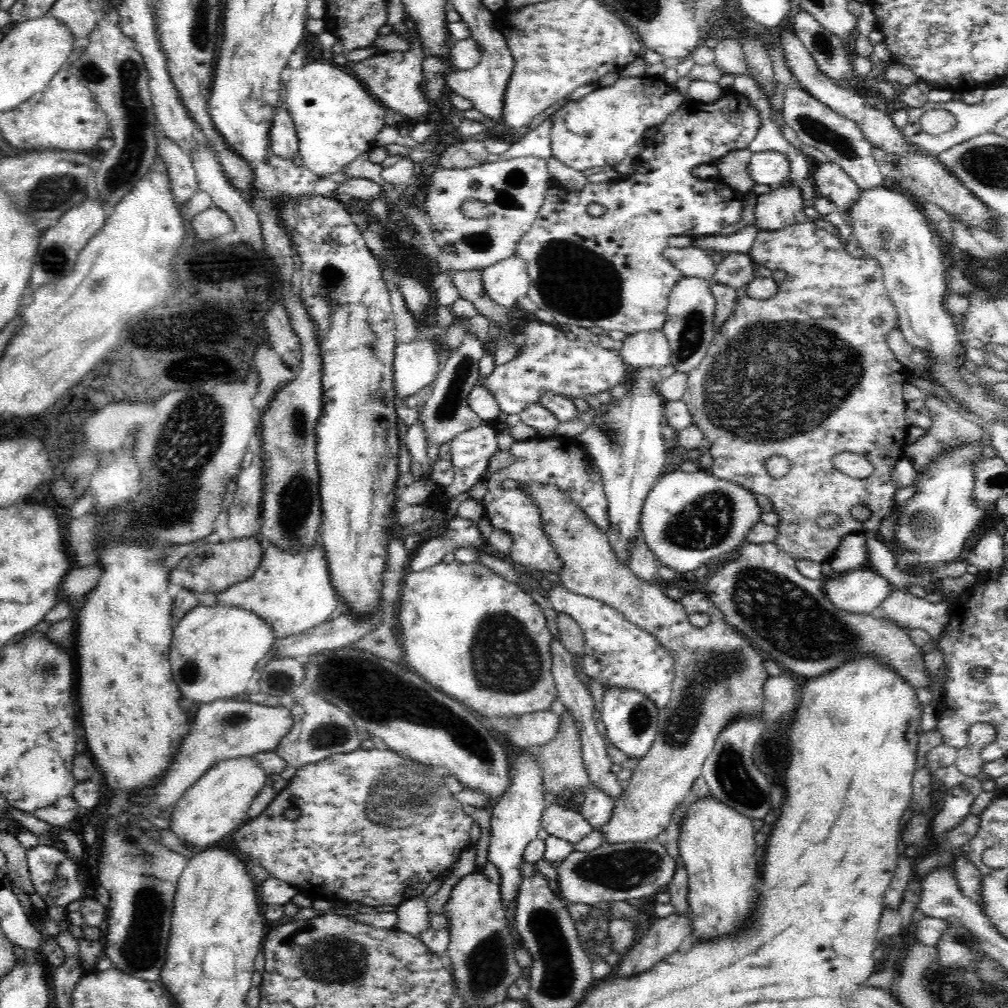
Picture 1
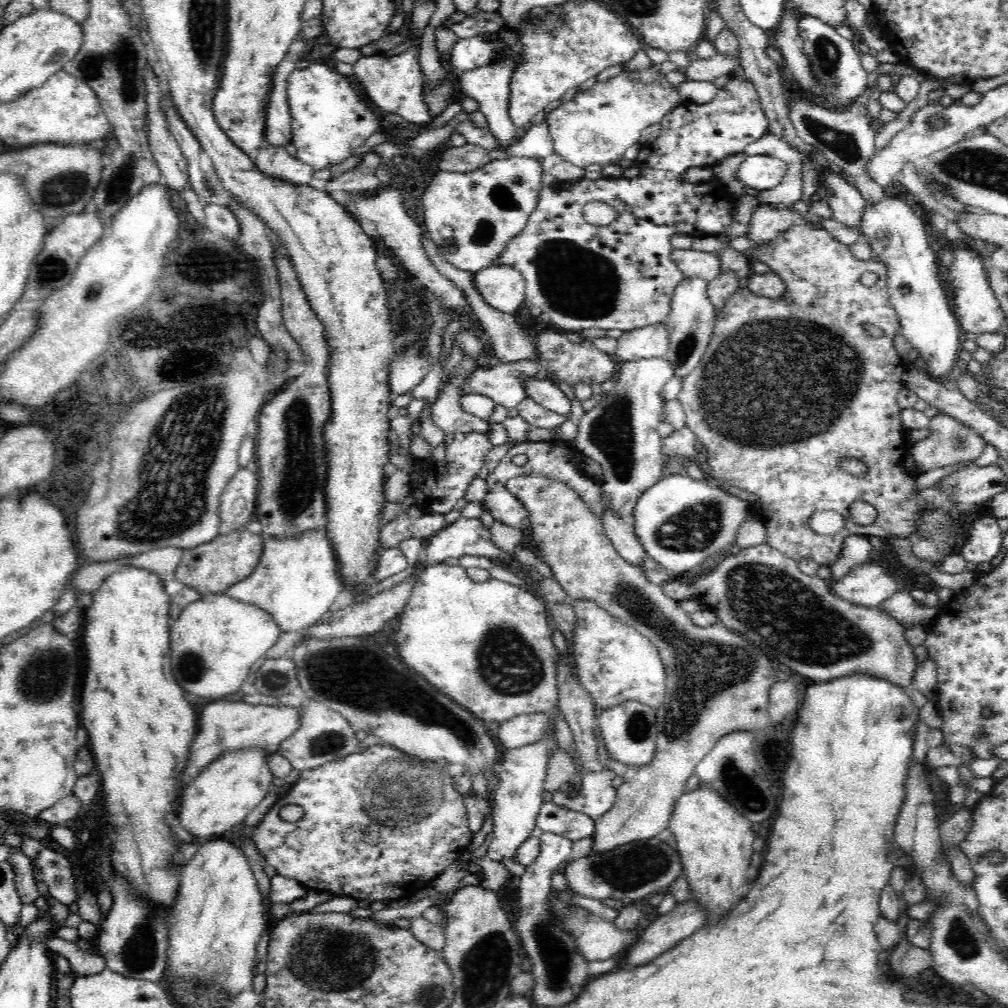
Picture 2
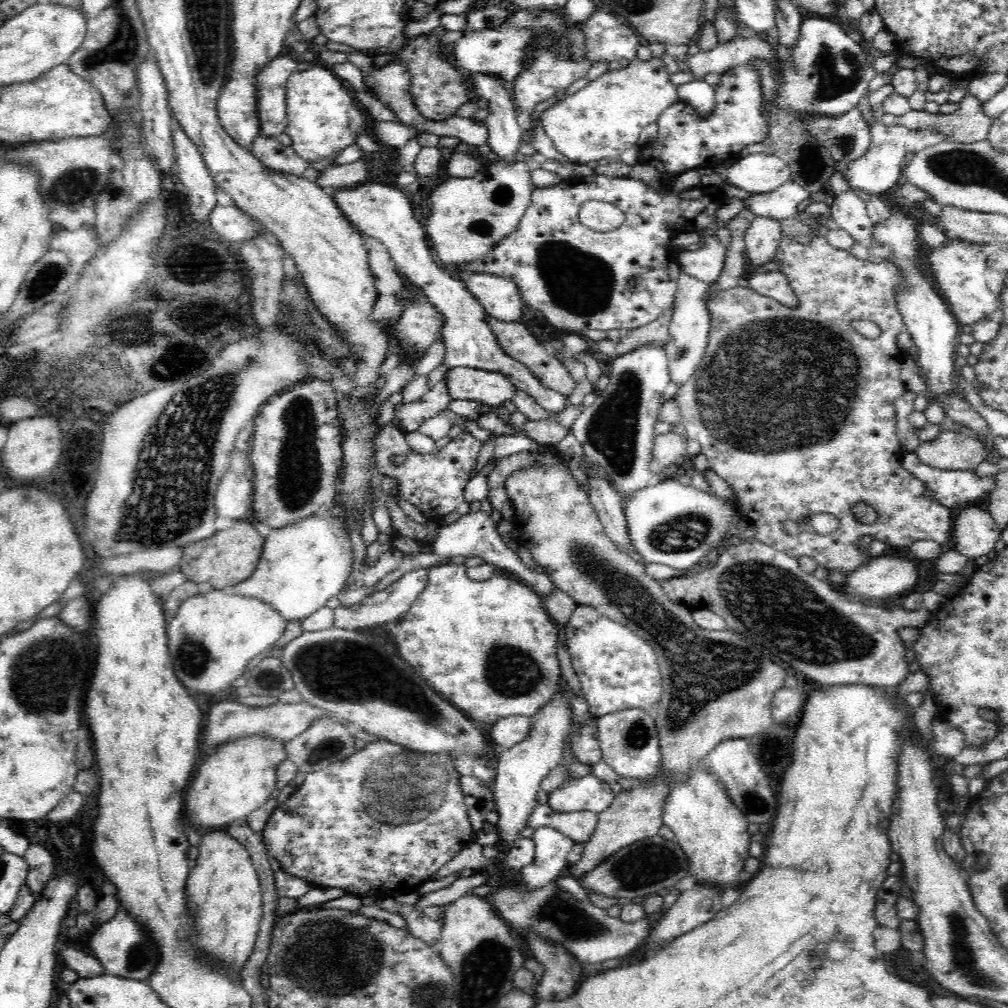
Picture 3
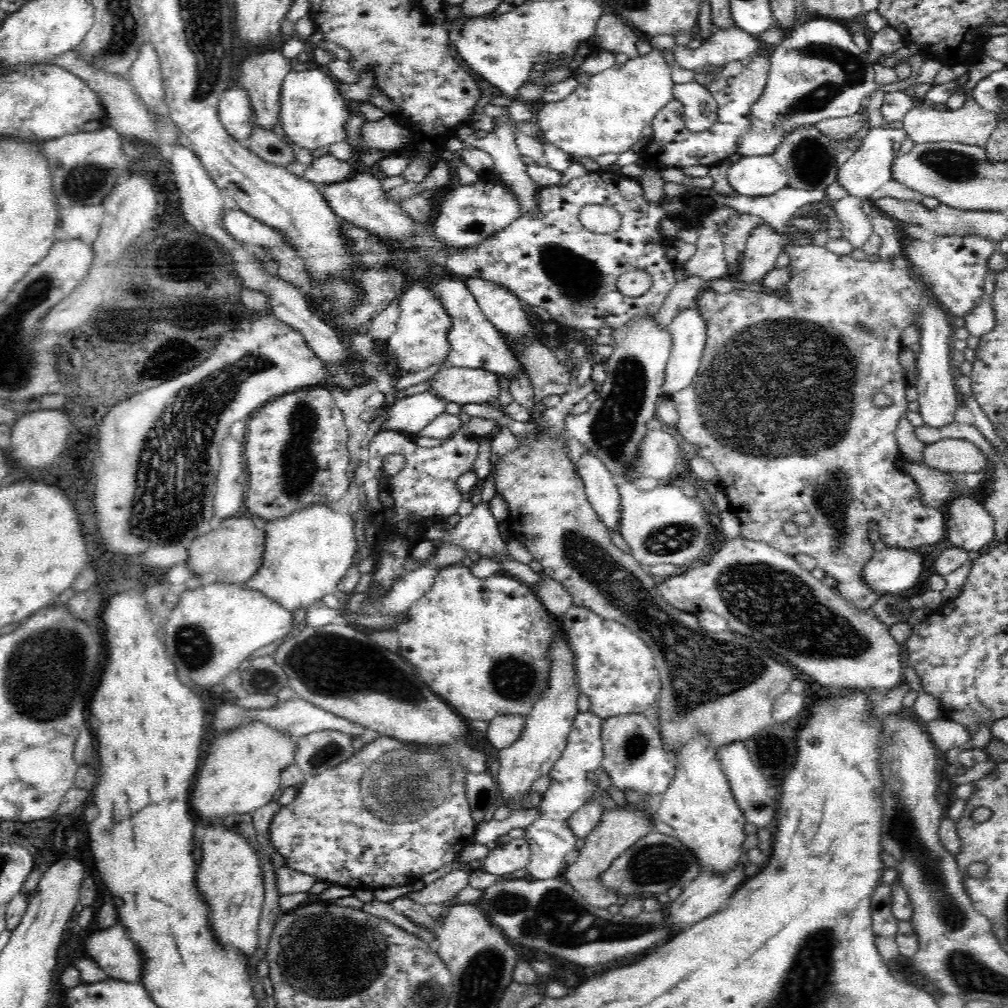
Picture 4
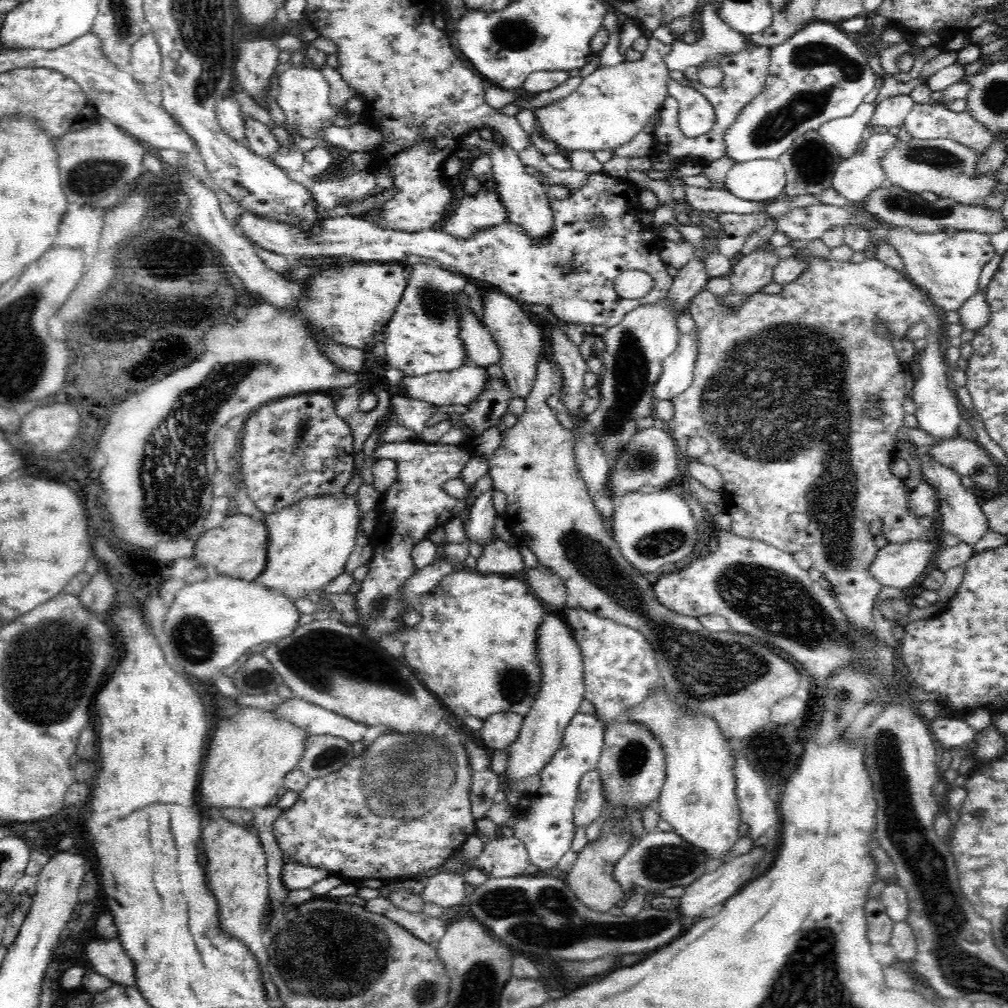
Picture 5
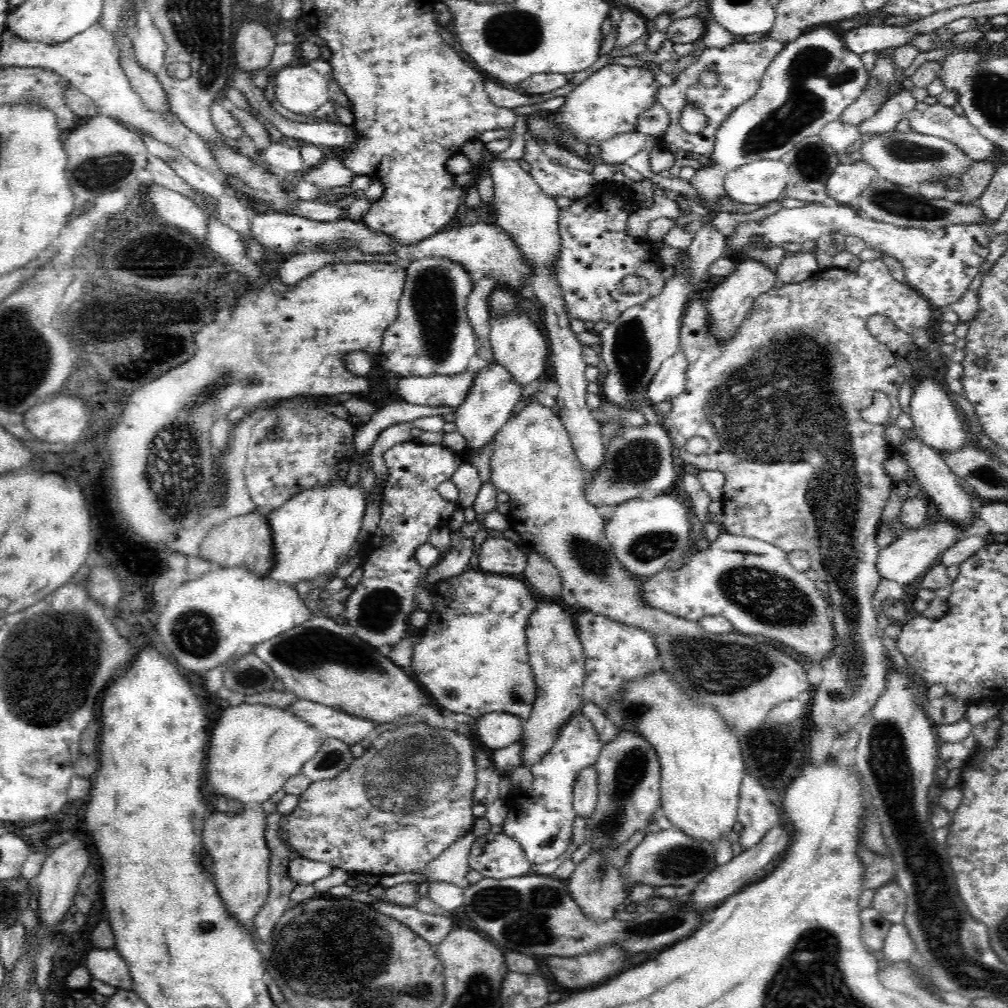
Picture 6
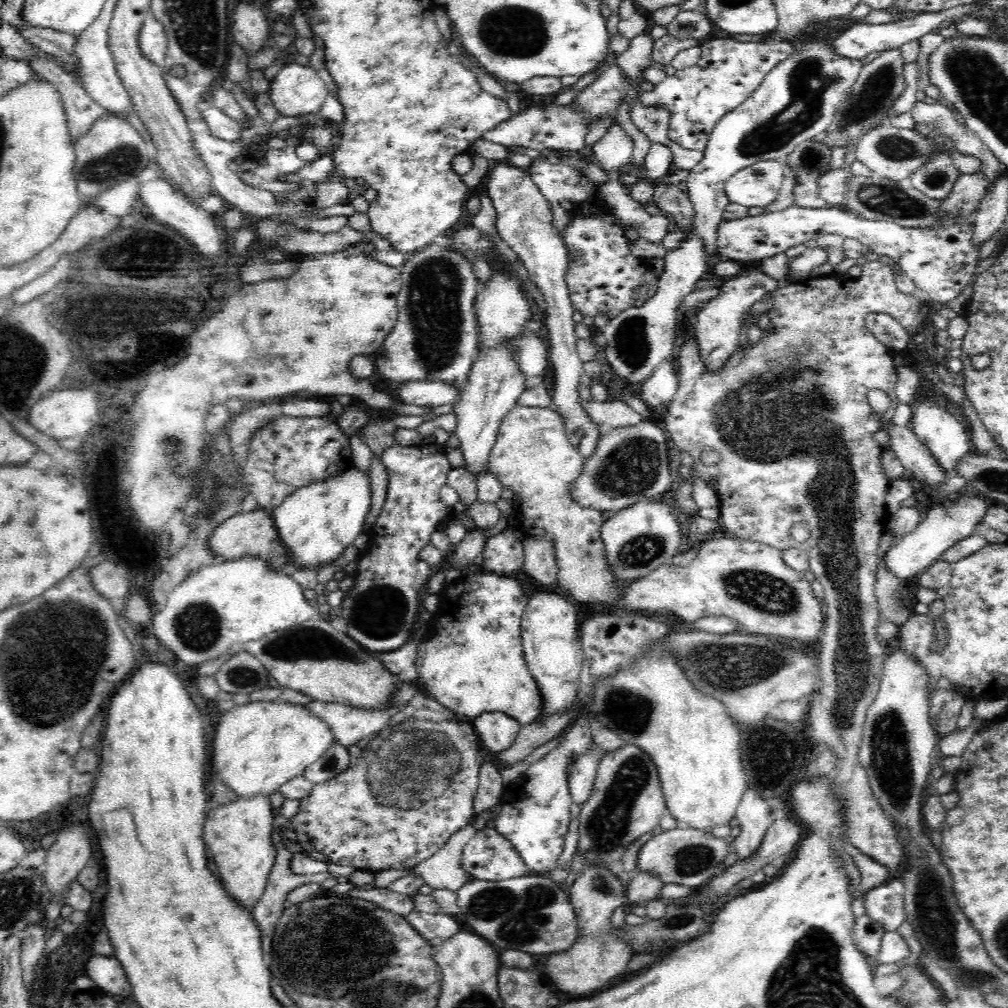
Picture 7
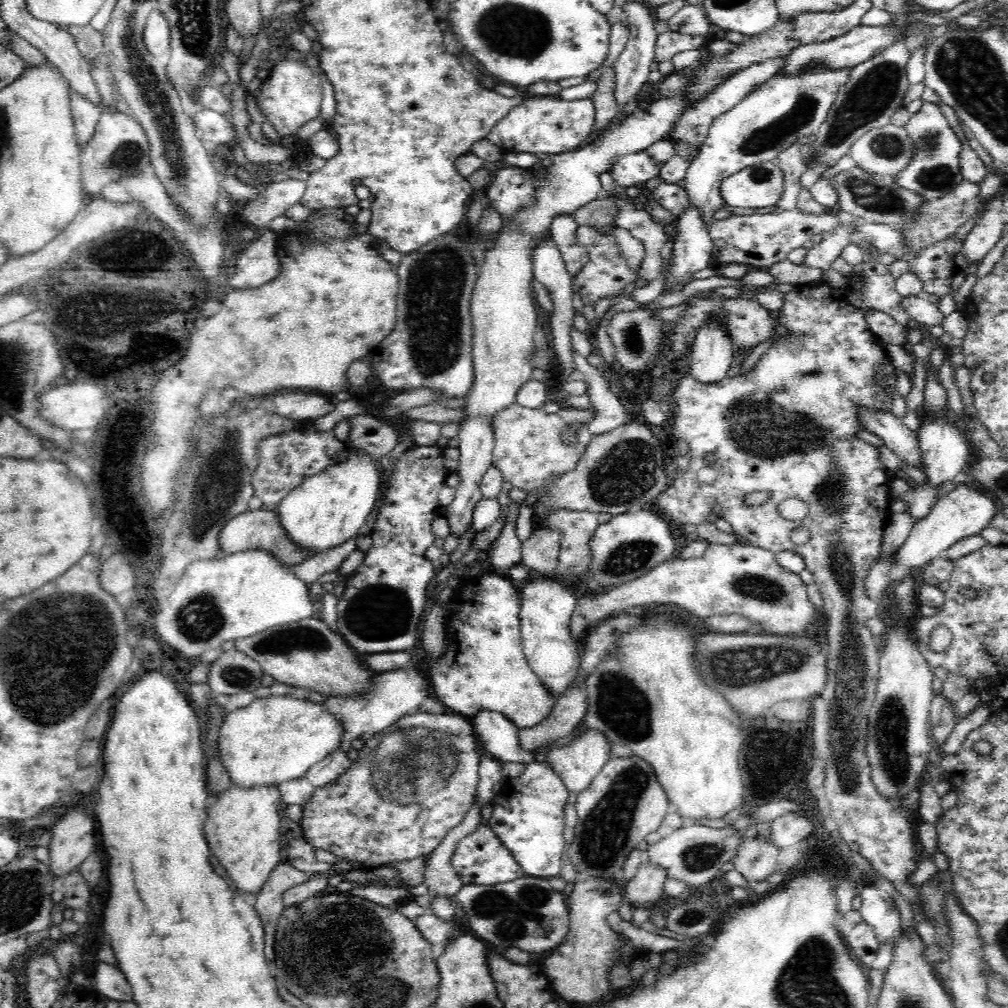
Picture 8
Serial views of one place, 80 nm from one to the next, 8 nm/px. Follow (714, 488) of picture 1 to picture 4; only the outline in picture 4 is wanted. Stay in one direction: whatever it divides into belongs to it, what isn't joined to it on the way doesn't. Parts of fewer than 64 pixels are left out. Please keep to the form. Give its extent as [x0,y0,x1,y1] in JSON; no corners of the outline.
[615,481,714,569]

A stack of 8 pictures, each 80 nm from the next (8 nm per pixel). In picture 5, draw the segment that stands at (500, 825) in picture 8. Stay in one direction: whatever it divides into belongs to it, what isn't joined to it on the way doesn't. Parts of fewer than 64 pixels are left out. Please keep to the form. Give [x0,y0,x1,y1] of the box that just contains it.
[511,713,605,876]

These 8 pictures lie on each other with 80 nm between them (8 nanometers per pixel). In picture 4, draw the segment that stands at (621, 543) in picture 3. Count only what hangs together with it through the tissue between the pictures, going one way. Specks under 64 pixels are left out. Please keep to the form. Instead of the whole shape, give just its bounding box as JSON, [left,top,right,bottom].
[577,451,621,532]

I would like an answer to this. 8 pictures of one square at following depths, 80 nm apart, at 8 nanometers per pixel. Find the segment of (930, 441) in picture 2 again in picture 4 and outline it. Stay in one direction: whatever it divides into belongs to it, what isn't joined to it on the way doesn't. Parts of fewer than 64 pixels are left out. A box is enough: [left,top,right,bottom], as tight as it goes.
[924,438,992,474]

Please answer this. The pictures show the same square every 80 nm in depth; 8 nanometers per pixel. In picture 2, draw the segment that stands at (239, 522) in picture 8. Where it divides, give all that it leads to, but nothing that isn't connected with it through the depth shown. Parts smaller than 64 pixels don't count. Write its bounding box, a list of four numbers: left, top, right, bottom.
[174,530,263,594]

